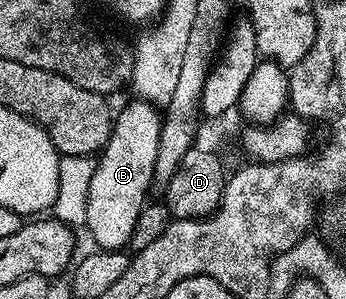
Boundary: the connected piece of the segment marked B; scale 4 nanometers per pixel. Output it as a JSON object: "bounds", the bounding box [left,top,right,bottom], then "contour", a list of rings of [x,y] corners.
{"bounds":[83,98,162,249],"contour":[[[132,98],[121,112],[119,109],[115,113],[112,133],[96,160],[96,169],[90,178],[90,190],[86,194],[83,227],[88,228],[97,249],[128,248],[128,239],[134,232],[134,222],[149,199],[148,187],[153,187],[154,184],[152,175],[154,162],[158,158],[161,123],[162,116],[157,105],[139,98]]]}

